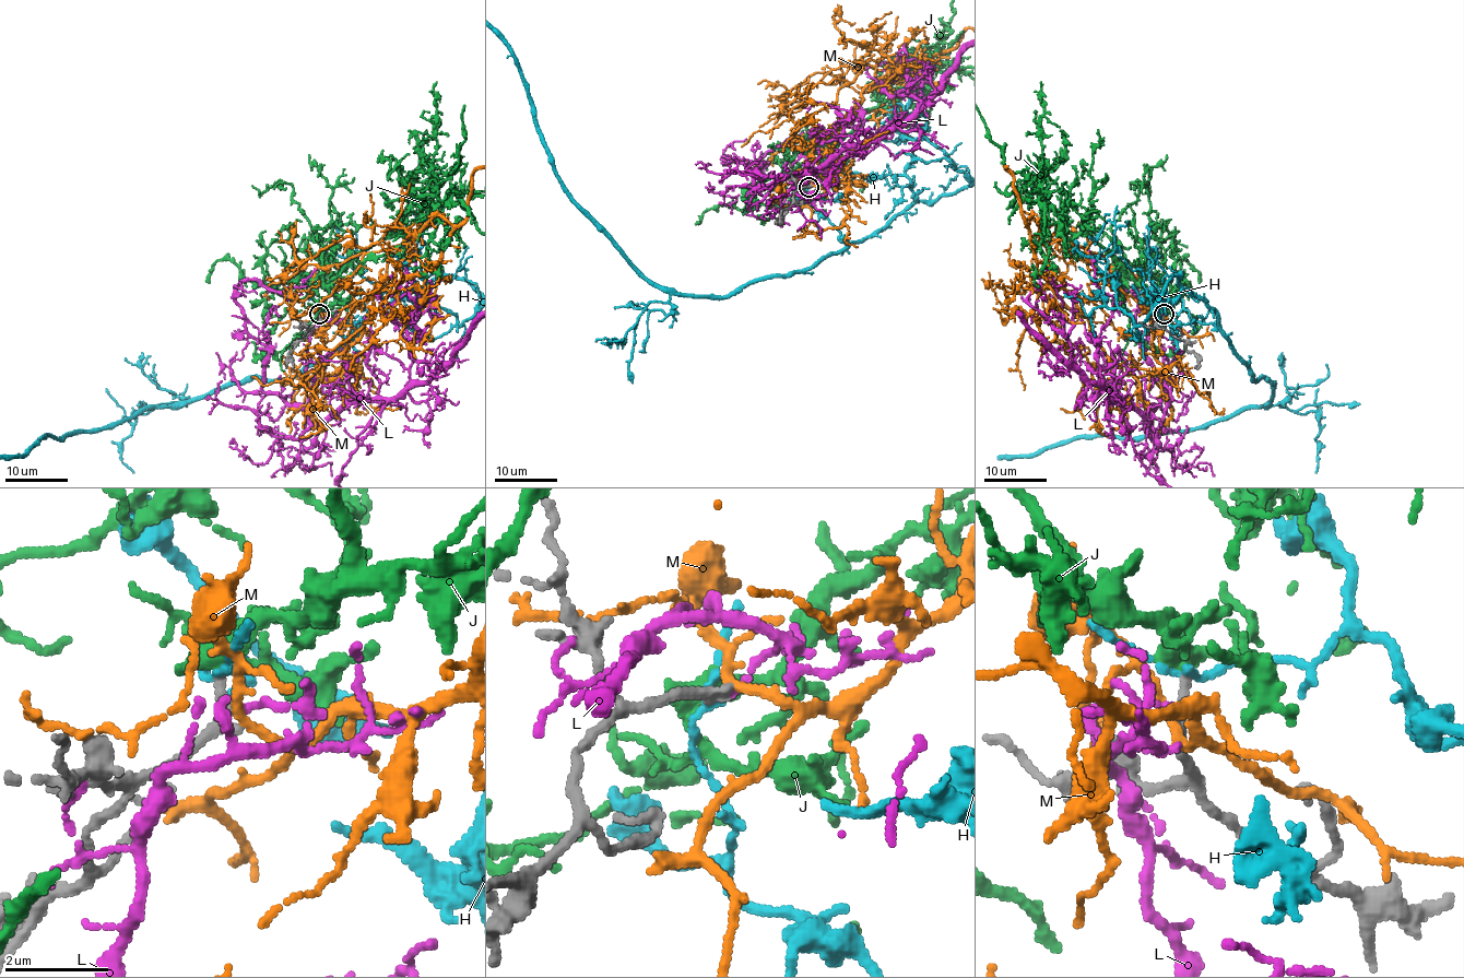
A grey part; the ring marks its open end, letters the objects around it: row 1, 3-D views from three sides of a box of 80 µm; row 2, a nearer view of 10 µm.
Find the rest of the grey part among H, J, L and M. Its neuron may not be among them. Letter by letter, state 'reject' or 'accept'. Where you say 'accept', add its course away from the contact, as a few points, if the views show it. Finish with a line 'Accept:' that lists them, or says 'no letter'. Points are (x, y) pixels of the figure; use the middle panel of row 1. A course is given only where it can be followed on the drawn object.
H: reject
J: accept
L: reject
M: reject
Accept: J

